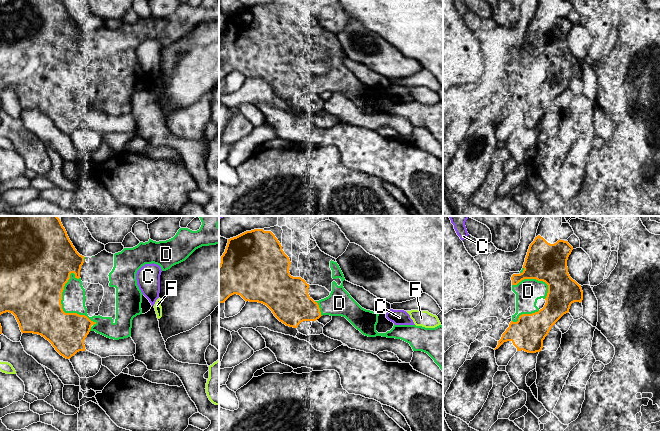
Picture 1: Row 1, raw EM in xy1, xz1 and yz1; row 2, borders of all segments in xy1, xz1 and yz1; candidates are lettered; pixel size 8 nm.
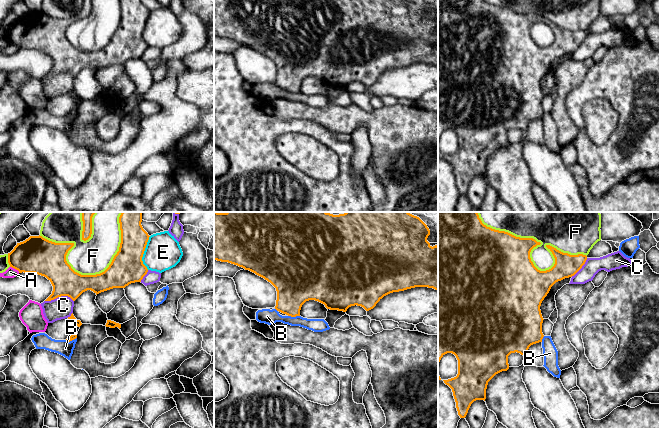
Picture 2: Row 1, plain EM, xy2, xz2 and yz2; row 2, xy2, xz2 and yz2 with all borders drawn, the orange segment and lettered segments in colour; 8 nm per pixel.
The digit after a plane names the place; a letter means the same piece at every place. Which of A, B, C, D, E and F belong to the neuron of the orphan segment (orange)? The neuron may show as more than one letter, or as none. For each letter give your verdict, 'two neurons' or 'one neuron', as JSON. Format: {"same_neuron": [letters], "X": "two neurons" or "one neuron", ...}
{"same_neuron": ["D"], "A": "two neurons", "B": "two neurons", "C": "two neurons", "D": "one neuron", "E": "two neurons", "F": "two neurons"}

